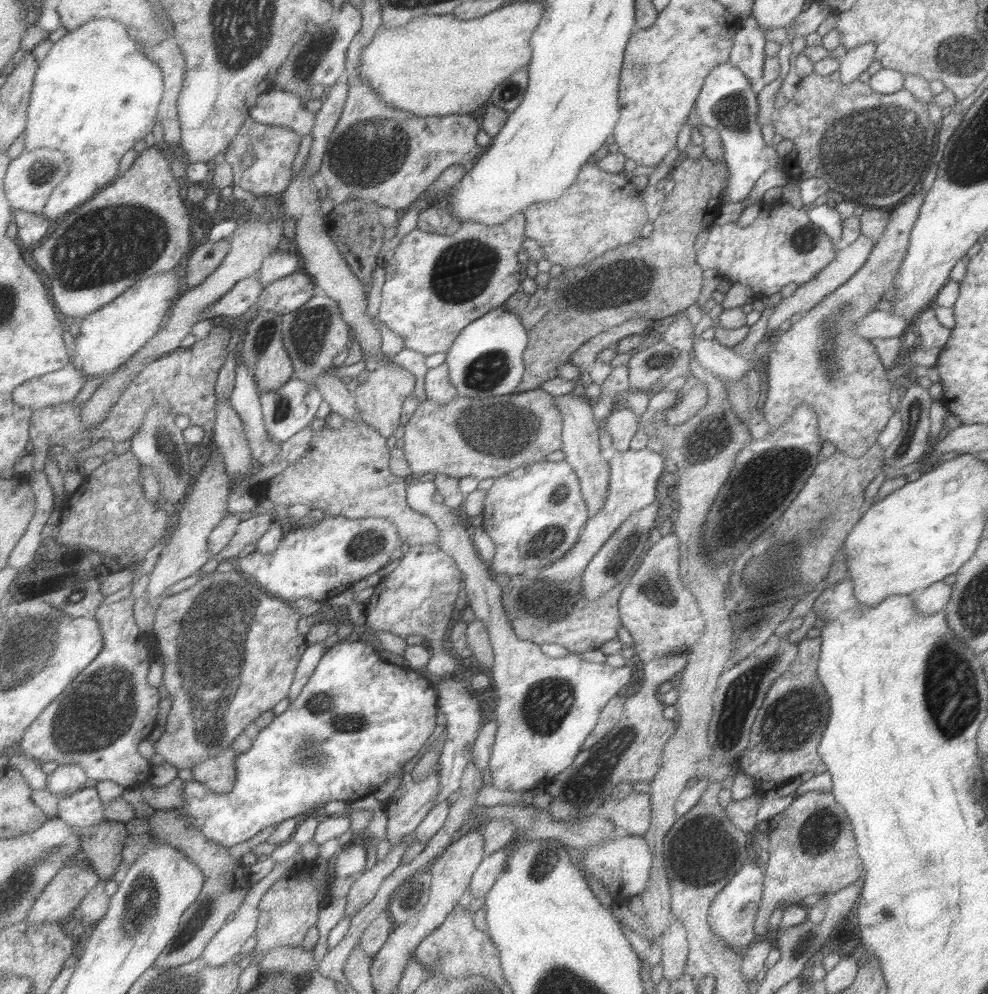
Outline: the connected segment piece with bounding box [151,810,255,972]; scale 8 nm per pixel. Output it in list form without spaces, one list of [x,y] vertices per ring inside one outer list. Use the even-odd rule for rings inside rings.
[[[157,810],[151,820],[151,830],[159,840],[169,842],[185,856],[189,856],[189,860],[195,862],[207,876],[207,884],[199,900],[185,912],[183,924],[179,926],[175,940],[169,944],[169,948],[163,952],[163,956],[159,956],[155,964],[155,968],[165,972],[171,968],[179,968],[181,964],[191,964],[195,960],[201,960],[211,940],[215,940],[219,930],[223,930],[225,924],[229,924],[229,916],[237,914],[245,906],[245,900],[249,900],[255,888],[255,882],[251,880],[251,874],[241,864],[241,860],[235,860],[235,856],[231,856],[229,848],[211,842],[203,832],[191,828],[179,810]]]

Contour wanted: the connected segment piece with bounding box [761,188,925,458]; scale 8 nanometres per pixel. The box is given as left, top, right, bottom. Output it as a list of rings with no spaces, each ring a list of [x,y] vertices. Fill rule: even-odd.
[[[921,188],[905,198],[901,206],[891,212],[889,224],[877,238],[867,262],[845,284],[811,308],[809,314],[803,314],[793,328],[769,338],[769,344],[773,346],[765,364],[767,392],[761,414],[773,430],[779,430],[789,422],[793,412],[805,404],[813,408],[817,416],[819,438],[831,442],[837,452],[851,458],[863,456],[885,430],[887,420],[895,412],[889,406],[891,382],[887,380],[887,372],[879,362],[873,344],[857,336],[853,328],[887,298],[887,292],[893,290],[899,268],[909,252],[911,230],[915,228],[923,198]]]

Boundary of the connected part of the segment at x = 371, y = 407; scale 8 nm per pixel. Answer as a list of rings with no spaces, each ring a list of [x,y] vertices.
[[[379,366],[369,378],[365,384],[359,384],[355,394],[357,394],[357,404],[359,404],[359,410],[363,414],[363,422],[371,424],[373,428],[379,430],[381,436],[385,436],[387,440],[391,436],[395,436],[403,426],[403,410],[405,410],[405,402],[409,396],[413,396],[413,390],[415,390],[415,384],[417,384],[417,378],[403,370],[401,366]]]

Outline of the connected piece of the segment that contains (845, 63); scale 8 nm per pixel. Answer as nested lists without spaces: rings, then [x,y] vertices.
[[[869,42],[869,44],[861,44],[853,50],[847,52],[847,56],[841,60],[841,66],[839,66],[839,80],[841,84],[851,84],[855,80],[859,80],[859,76],[863,72],[869,70],[869,66],[875,62],[877,58],[877,44],[875,42]]]

